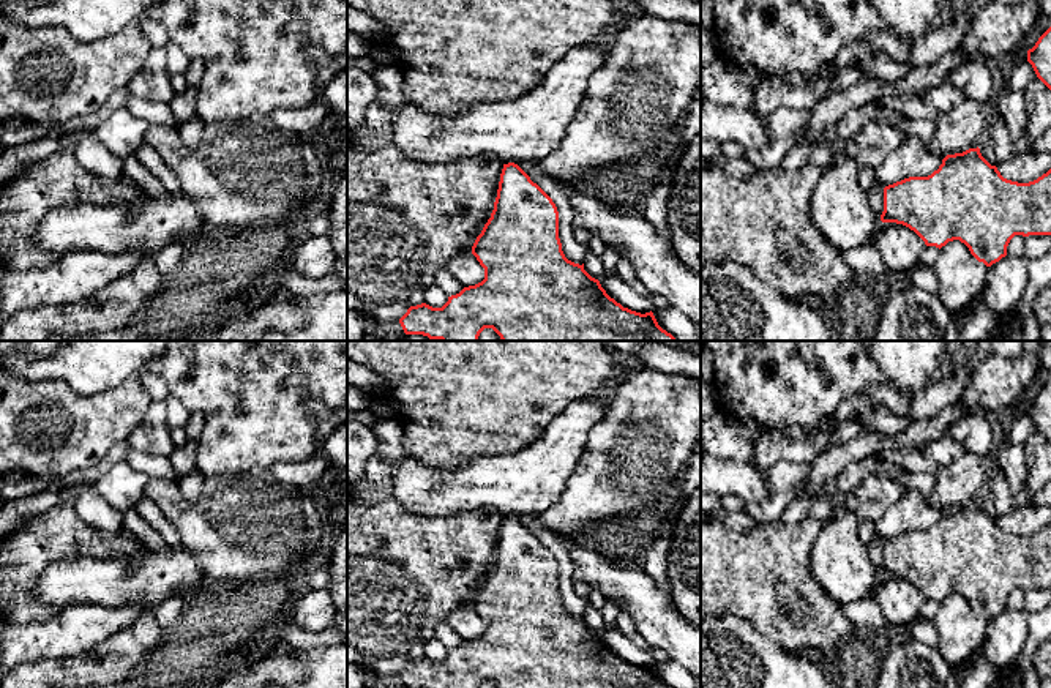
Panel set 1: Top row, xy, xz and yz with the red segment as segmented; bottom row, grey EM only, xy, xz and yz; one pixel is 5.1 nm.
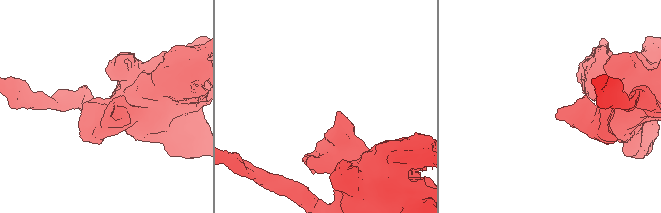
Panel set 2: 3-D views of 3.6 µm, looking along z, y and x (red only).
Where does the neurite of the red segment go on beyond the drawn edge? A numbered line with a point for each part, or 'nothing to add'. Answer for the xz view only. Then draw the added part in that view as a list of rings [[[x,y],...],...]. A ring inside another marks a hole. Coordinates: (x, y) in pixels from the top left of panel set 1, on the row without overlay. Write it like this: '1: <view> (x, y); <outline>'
nothing to add

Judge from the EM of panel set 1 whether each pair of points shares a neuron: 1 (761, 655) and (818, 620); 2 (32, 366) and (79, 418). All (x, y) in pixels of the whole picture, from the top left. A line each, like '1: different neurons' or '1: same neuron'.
1: different neurons
2: different neurons

